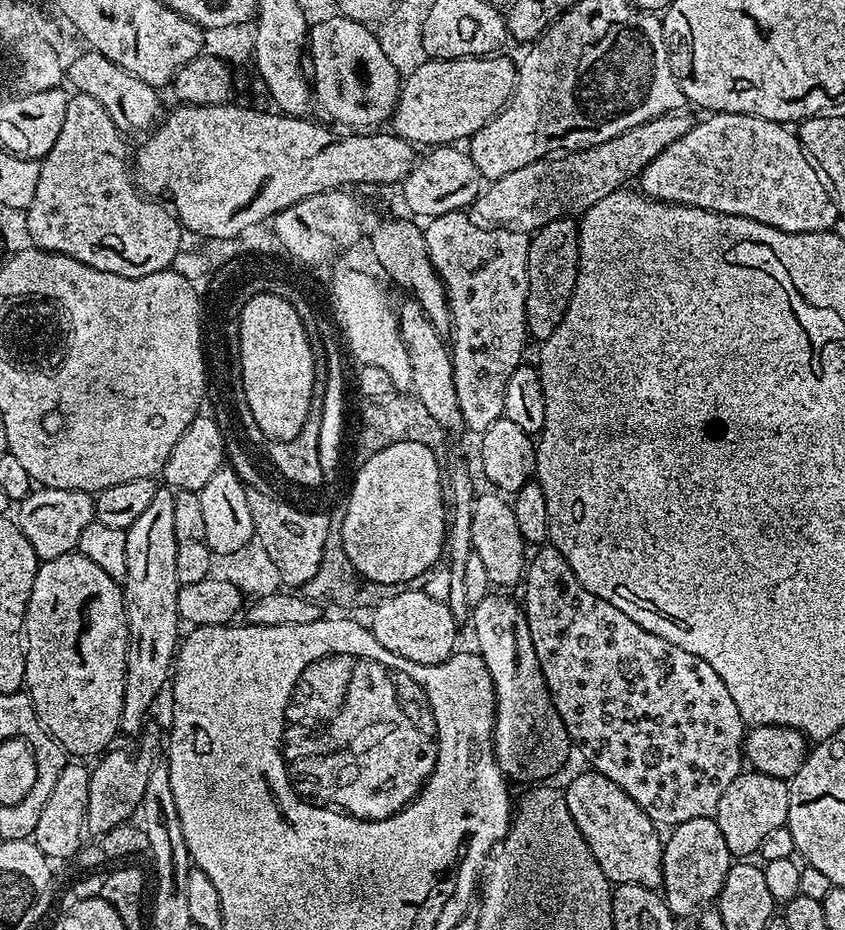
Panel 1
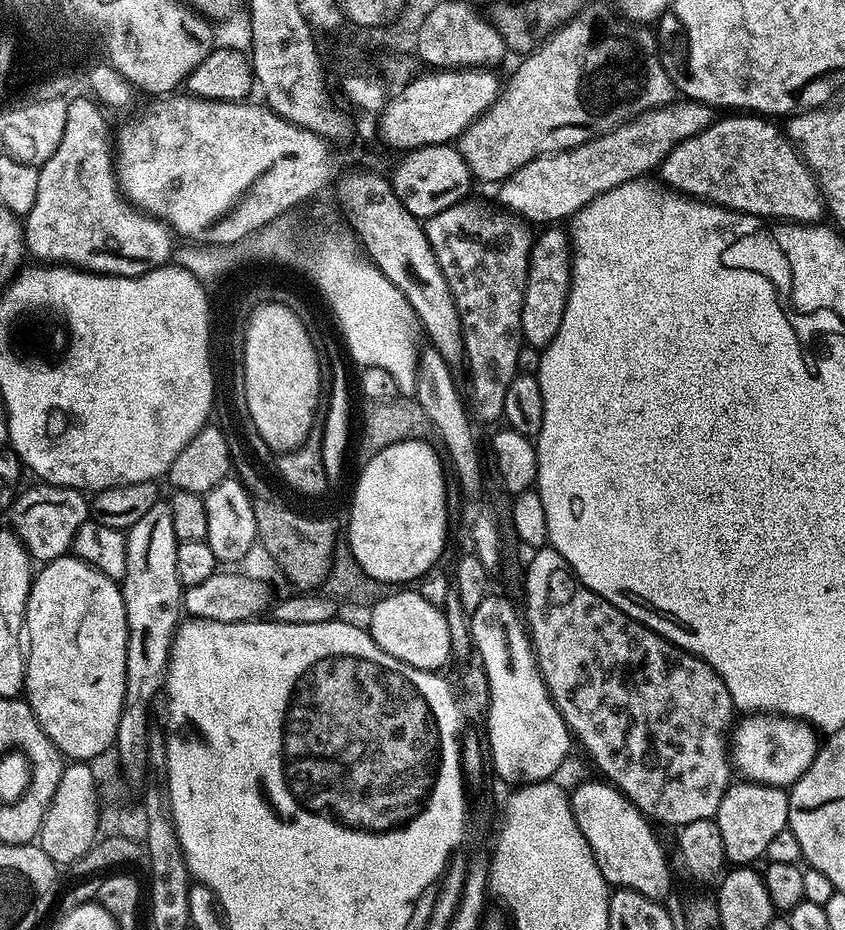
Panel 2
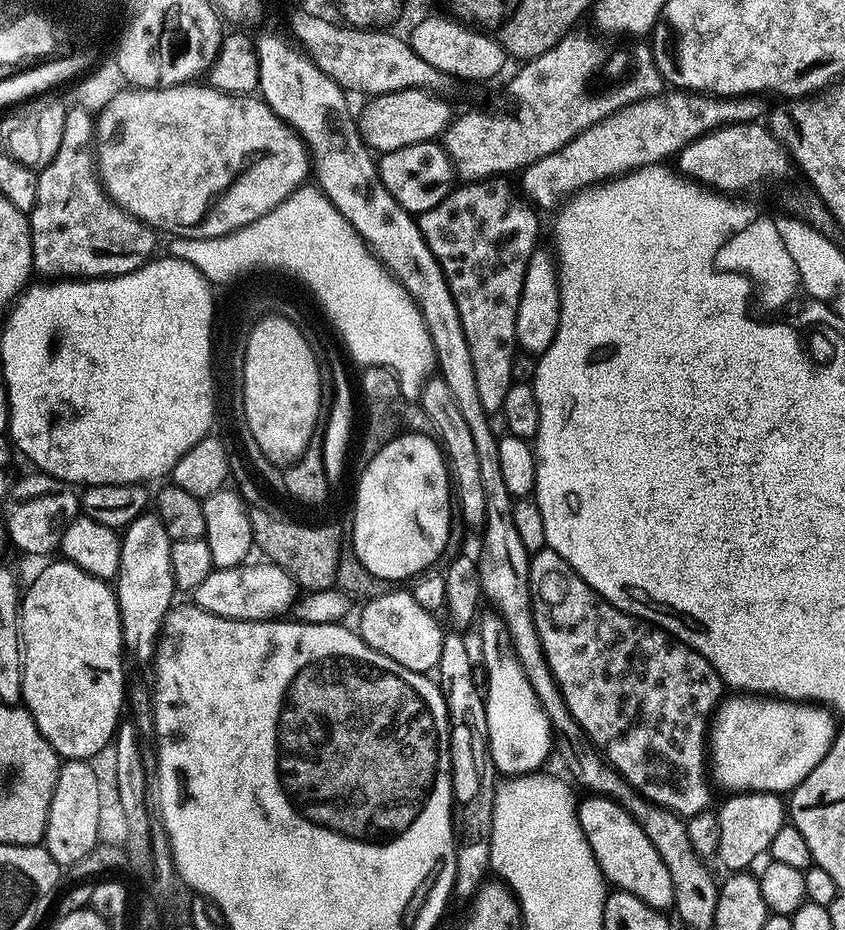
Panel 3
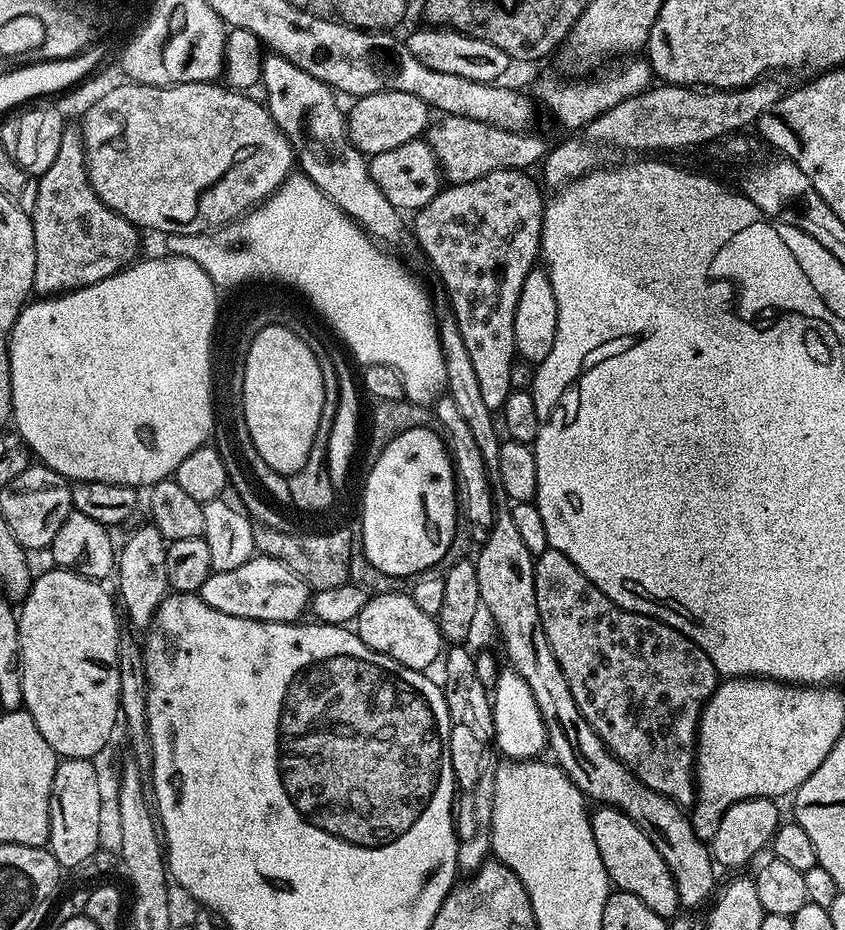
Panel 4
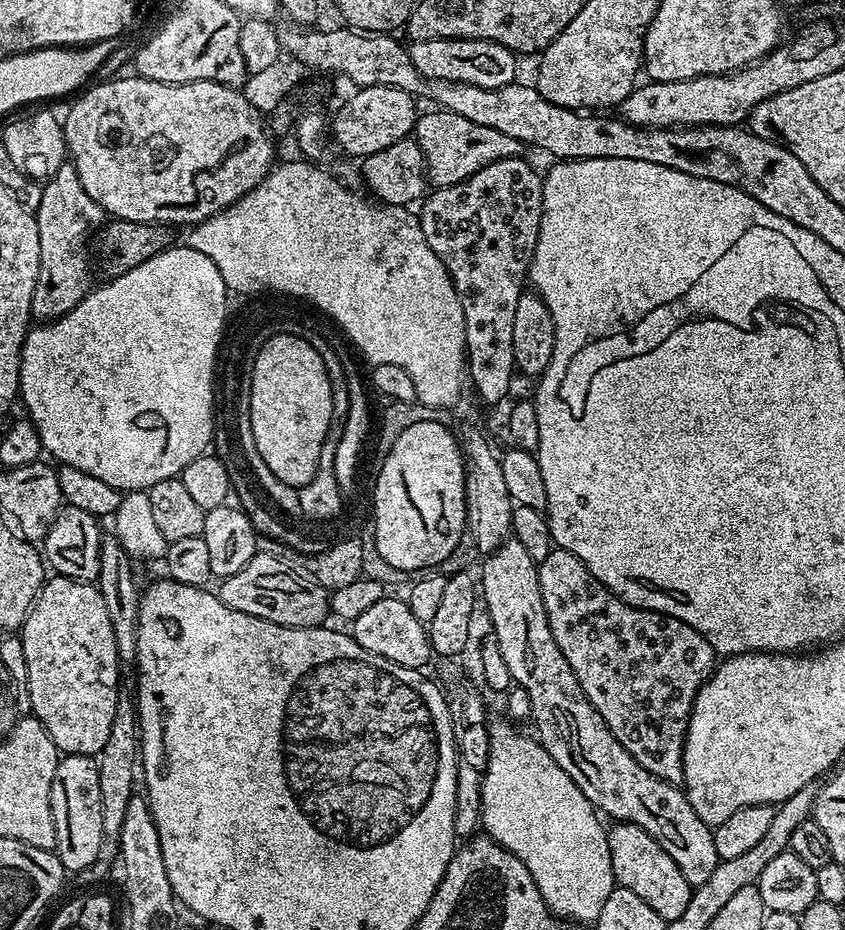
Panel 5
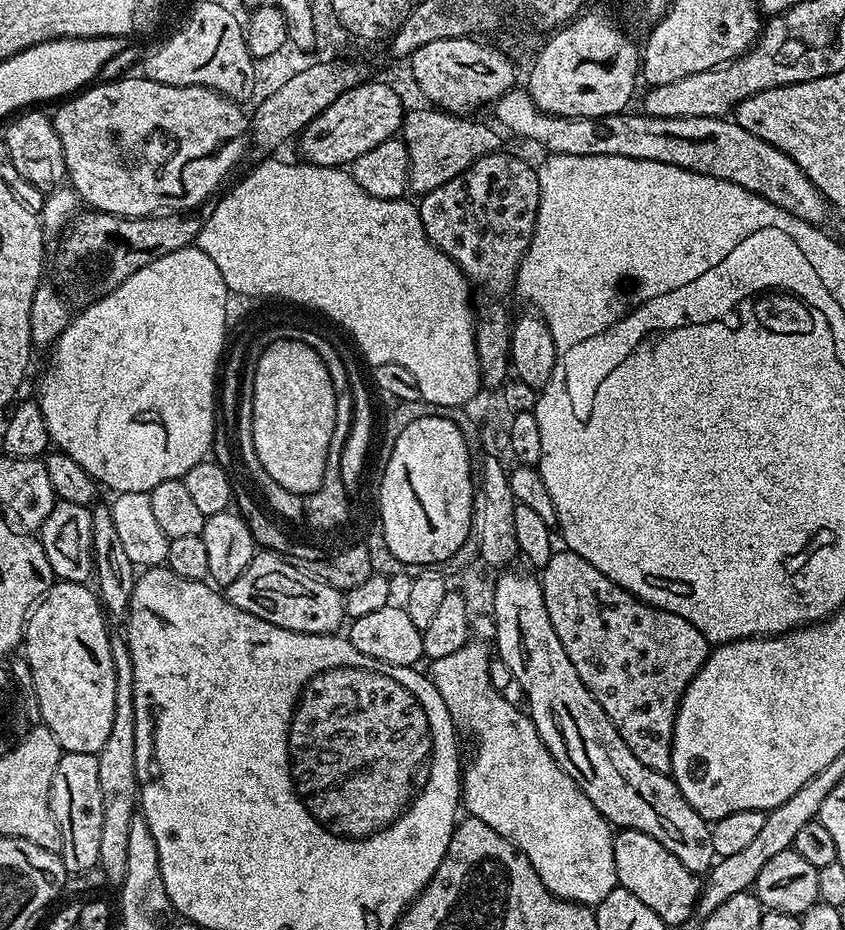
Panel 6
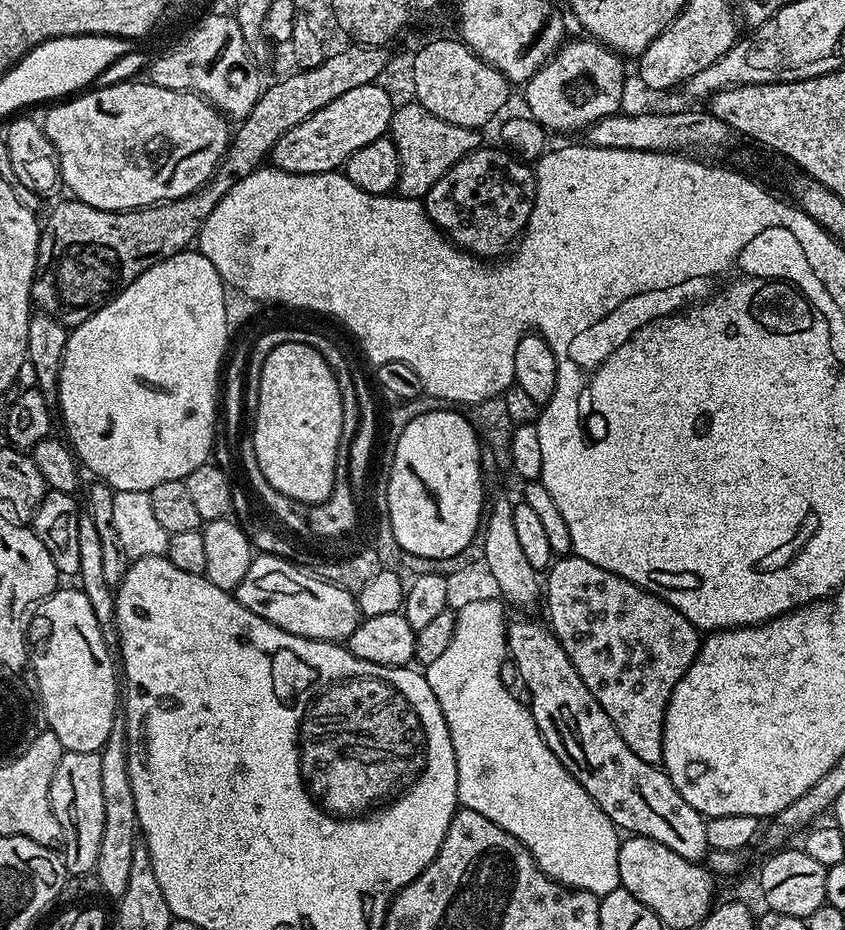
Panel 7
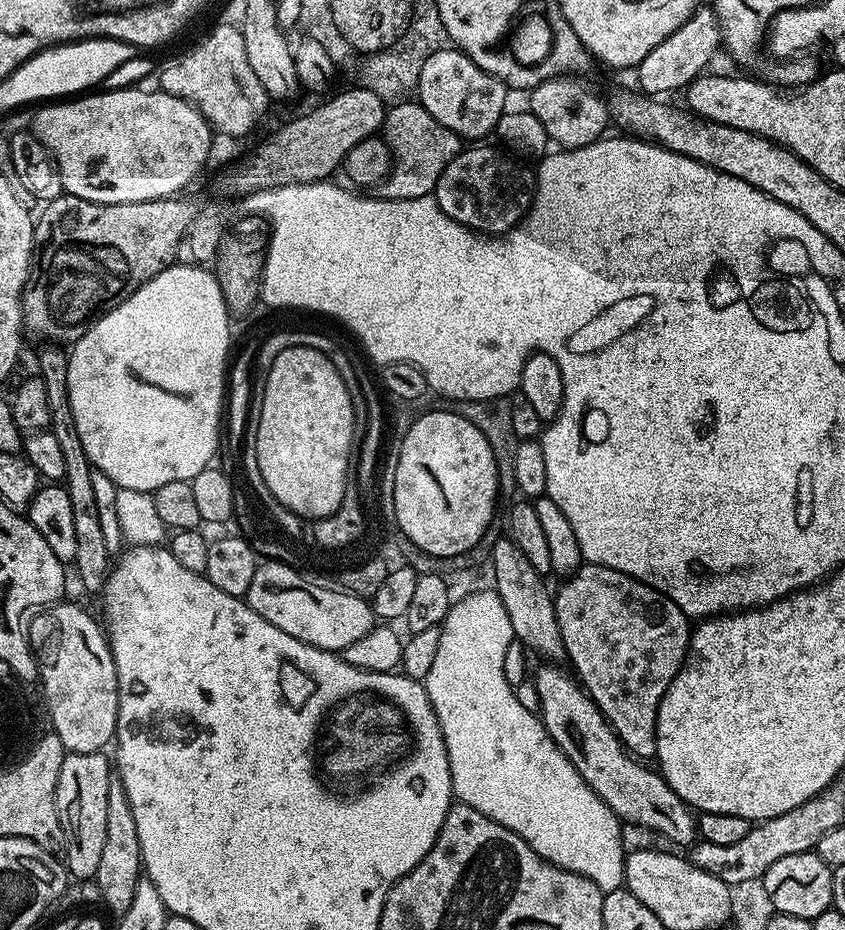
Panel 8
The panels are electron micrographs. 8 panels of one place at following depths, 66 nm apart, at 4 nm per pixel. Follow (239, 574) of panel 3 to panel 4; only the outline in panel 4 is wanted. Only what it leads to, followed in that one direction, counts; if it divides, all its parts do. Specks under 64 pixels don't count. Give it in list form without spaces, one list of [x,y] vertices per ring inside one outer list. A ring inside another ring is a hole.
[[[253,555],[238,570],[213,572],[198,593],[205,602],[222,610],[222,614],[234,614],[251,620],[273,620],[279,624],[296,622],[310,608],[310,589],[301,576],[295,576],[282,562],[269,556]]]

